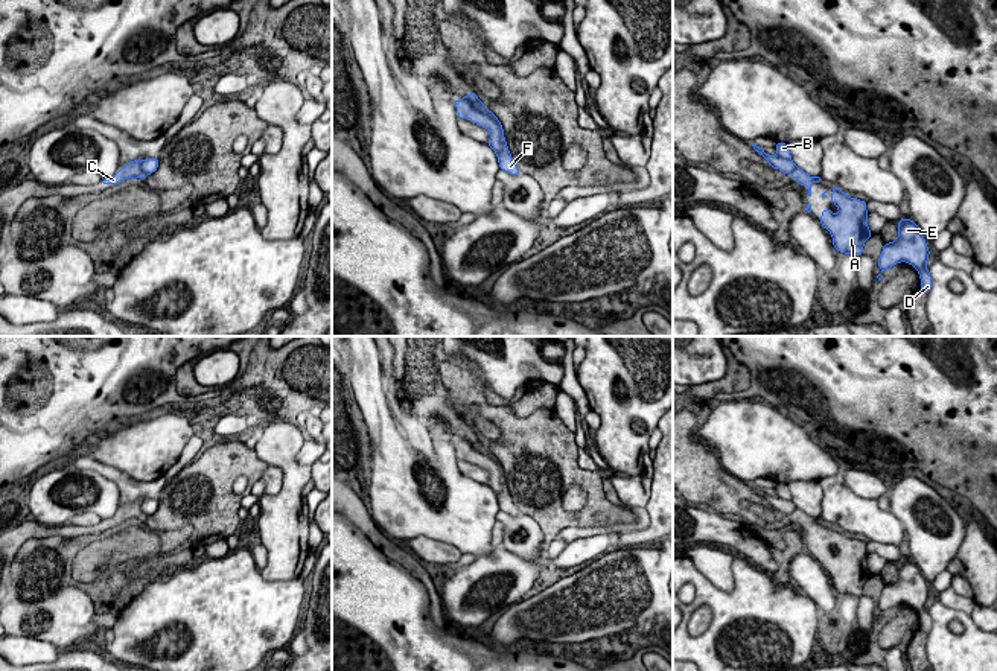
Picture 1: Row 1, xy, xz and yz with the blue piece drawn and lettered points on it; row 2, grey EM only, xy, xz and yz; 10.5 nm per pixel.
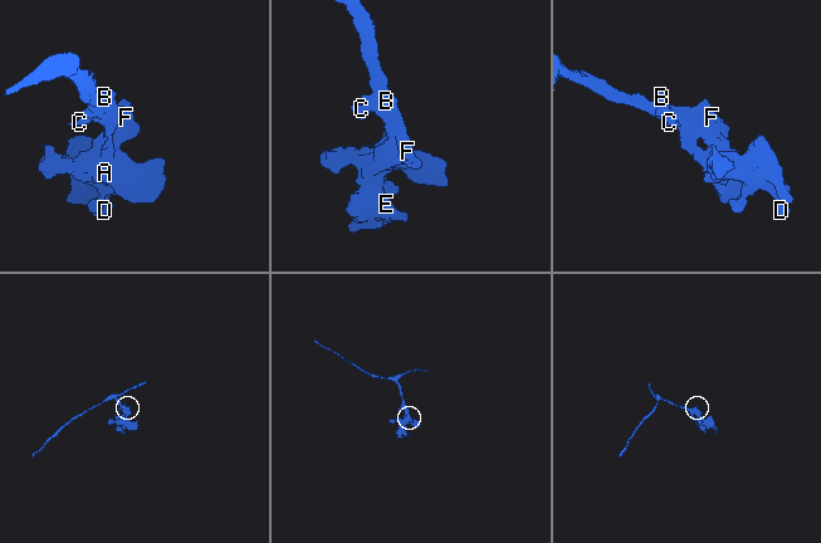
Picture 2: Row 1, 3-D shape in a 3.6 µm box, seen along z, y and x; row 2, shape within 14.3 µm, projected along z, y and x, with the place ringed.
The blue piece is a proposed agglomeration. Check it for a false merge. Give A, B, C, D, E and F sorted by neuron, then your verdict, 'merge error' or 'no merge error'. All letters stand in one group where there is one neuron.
groups A B C D E F; no merge error

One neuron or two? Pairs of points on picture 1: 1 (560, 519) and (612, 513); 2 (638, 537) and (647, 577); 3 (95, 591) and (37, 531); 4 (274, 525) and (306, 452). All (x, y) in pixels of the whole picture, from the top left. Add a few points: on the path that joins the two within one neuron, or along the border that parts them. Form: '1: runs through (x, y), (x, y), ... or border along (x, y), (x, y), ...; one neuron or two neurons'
1: runs through (573, 519), (580, 519), (592, 507), (600, 507); one neuron
2: border along (637, 545), (623, 548); two neurons
3: border along (78, 534), (72, 537), (29, 537), (15, 556); two neurons
4: border along (305, 442), (297, 454), (297, 461), (311, 466); two neurons

